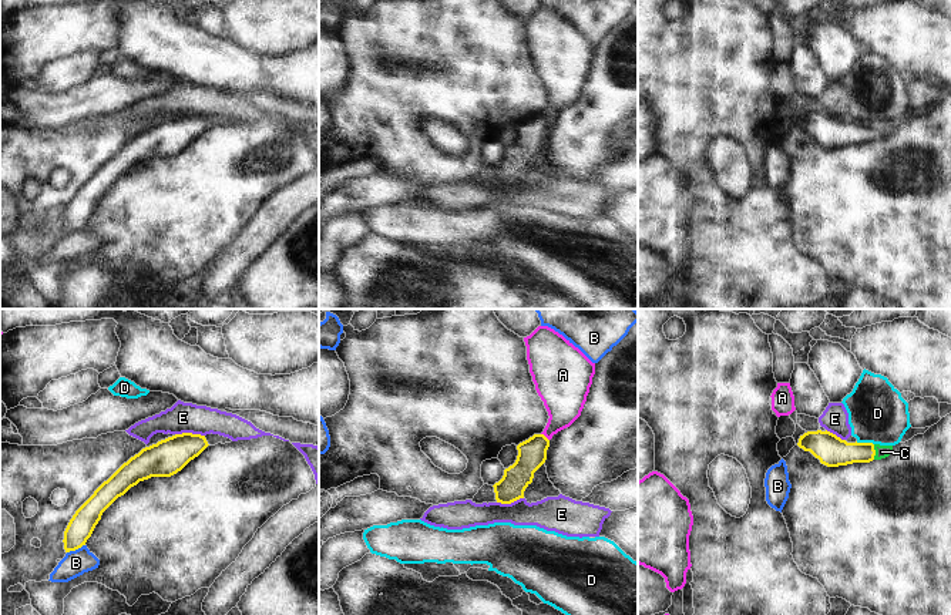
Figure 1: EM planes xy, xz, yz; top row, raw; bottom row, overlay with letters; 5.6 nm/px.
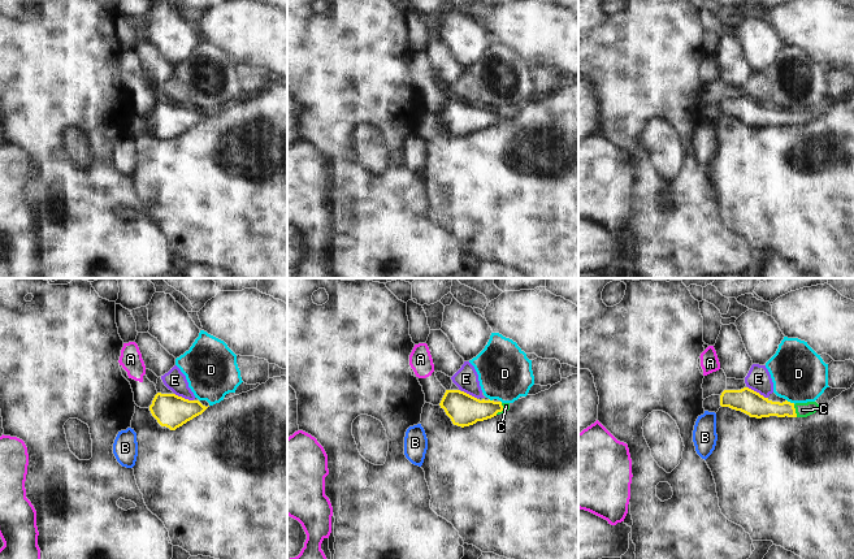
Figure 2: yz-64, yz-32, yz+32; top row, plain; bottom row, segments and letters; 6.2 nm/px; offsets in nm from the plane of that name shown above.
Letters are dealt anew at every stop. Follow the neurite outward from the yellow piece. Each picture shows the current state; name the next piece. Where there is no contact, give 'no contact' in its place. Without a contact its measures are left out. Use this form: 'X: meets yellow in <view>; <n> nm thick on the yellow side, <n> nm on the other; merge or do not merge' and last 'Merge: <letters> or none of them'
A: meets yellow in xz; 160 nm thick on the yellow side, 240 nm on the other; do not merge
B: meets yellow in xy; 140 nm thick on the yellow side, 140 nm on the other; do not merge
C: meets yellow in yz; 170 nm thick on the yellow side, 80 nm on the other; merge
D: meets yellow in yz; 170 nm thick on the yellow side, 340 nm on the other; do not merge
E: meets yellow in xy; 200 nm thick on the yellow side, 180 nm on the other; do not merge
Merge: C

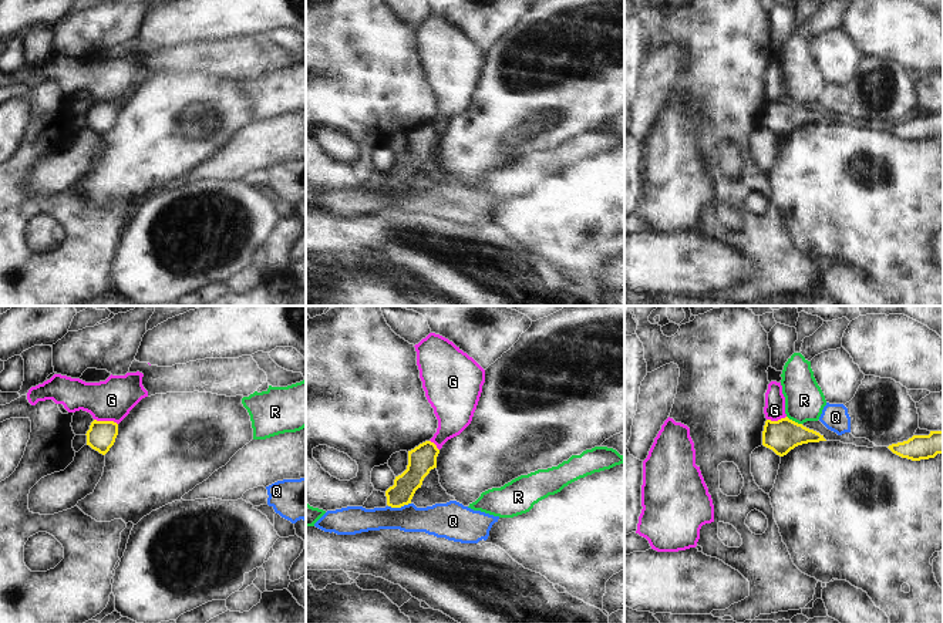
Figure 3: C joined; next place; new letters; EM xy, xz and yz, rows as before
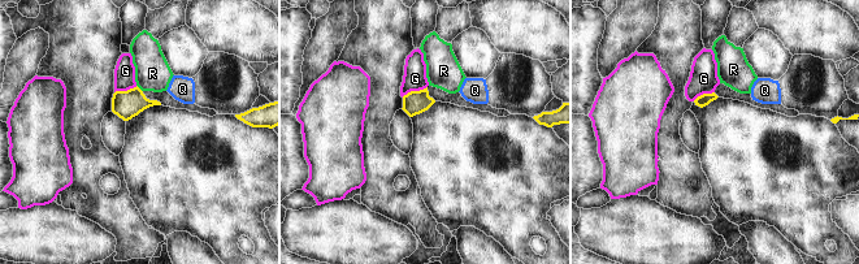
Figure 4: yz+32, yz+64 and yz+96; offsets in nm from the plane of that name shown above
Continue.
G: meets yellow in xy; 160 nm thick on the yellow side, 240 nm on the other; do not merge
Q: meets yellow in xz; 140 nm thick on the yellow side, 190 nm on the other; do not merge
R: meets yellow in yz; 190 nm thick on the yellow side, 220 nm on the other; do not merge
Merge: none of them

